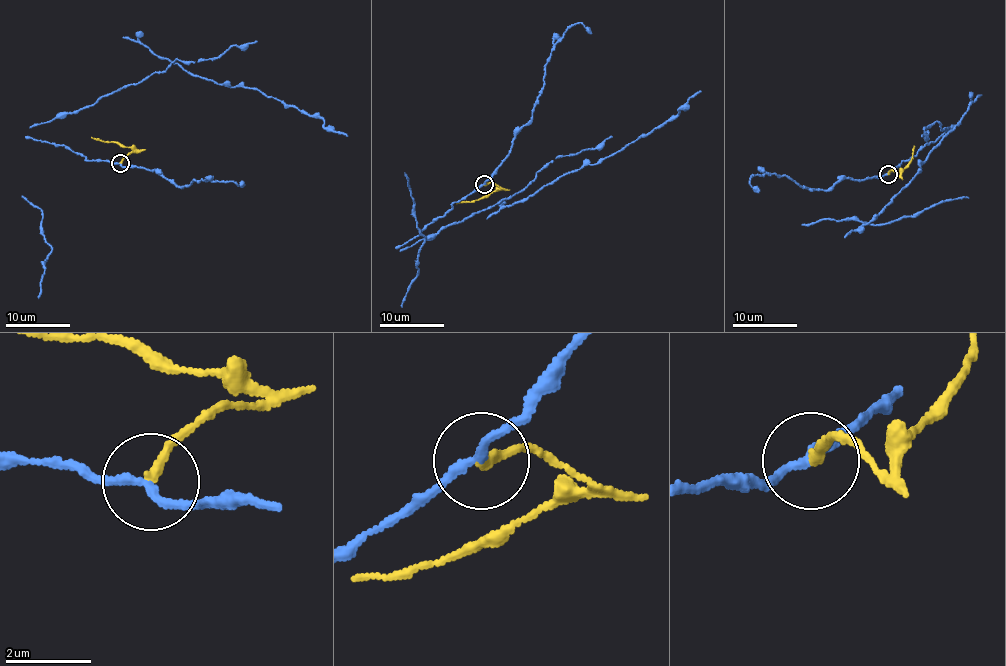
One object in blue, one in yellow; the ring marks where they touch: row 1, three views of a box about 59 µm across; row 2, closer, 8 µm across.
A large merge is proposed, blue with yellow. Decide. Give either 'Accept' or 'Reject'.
Reject

